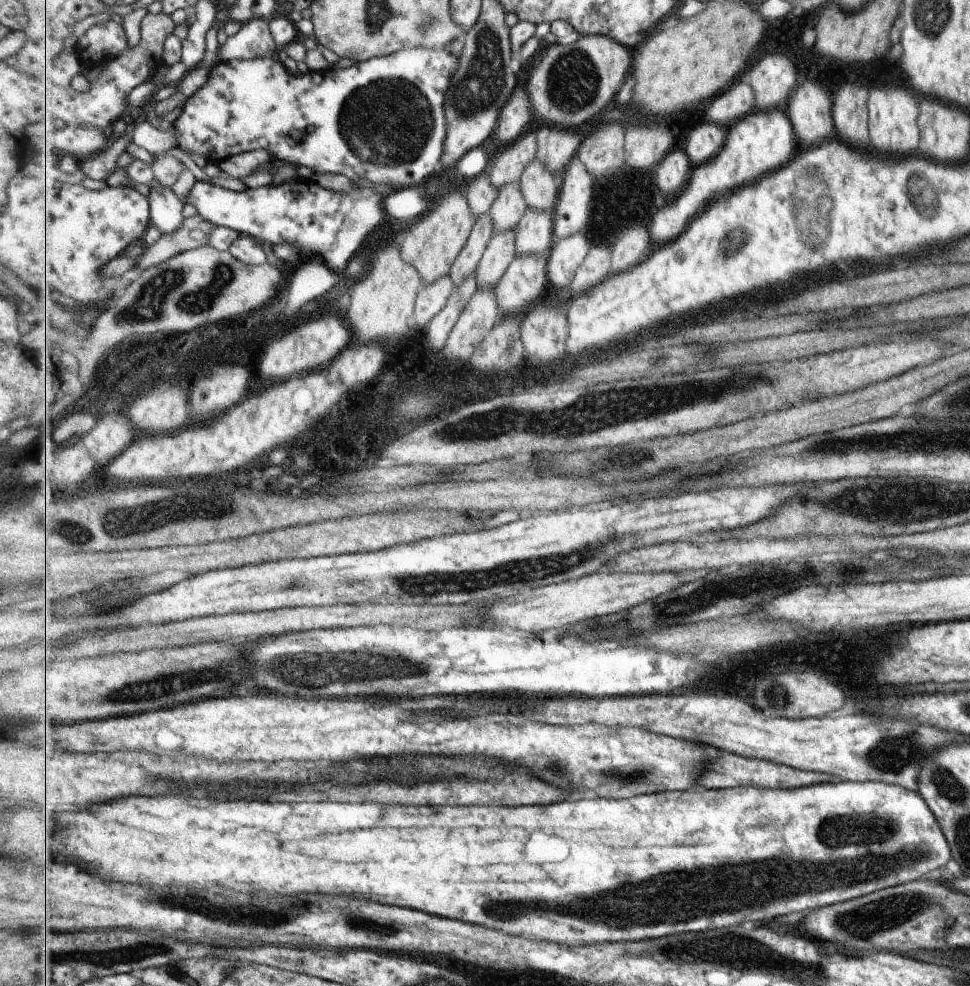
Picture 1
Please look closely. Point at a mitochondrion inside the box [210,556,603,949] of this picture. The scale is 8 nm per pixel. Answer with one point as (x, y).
(310, 670)

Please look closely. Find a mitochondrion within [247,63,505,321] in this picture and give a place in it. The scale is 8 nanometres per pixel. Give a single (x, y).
(389, 121)

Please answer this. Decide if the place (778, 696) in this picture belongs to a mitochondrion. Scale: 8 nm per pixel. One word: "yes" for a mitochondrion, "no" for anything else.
yes

